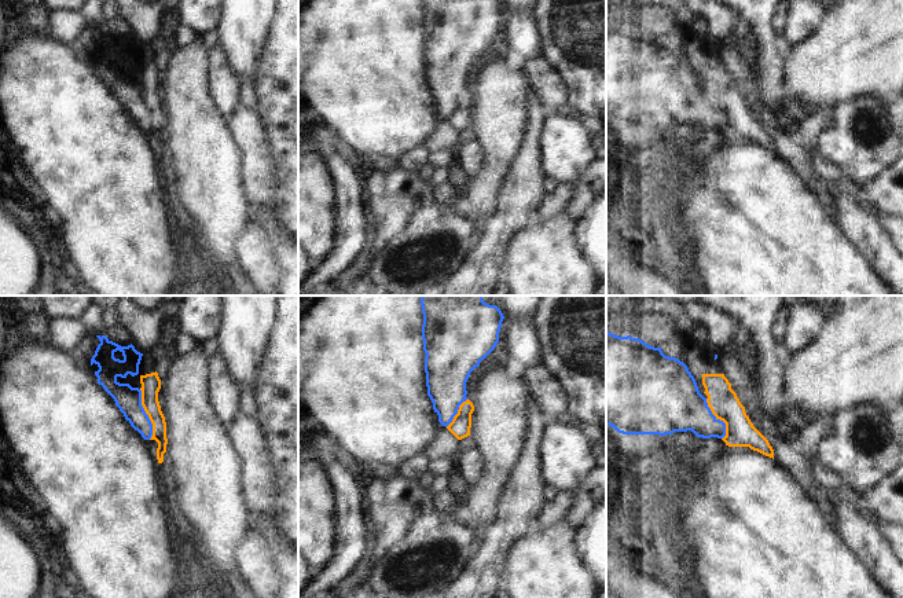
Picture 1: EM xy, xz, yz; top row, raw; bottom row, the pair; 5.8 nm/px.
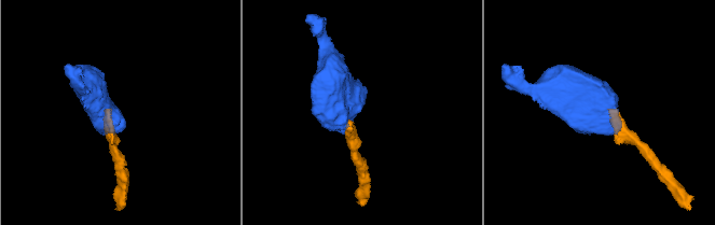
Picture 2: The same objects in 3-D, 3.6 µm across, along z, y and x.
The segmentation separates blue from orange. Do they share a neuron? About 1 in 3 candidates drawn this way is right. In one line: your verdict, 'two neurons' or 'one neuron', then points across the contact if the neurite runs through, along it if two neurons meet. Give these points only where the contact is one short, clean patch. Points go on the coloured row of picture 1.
two neurons; border xy (139, 389), (142, 407), (151, 424), (150, 439)

